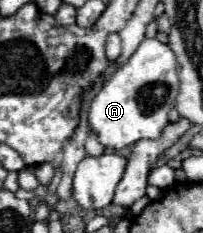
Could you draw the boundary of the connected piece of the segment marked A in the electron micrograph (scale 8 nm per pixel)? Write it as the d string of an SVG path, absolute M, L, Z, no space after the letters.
M145 38L135 54L121 64L101 86L101 90L95 94L95 98L89 104L87 112L87 126L93 134L97 134L99 144L103 144L109 150L123 150L137 140L143 138L159 138L163 128L167 126L167 114L175 106L175 98L179 94L179 78L177 78L177 62L175 54L167 44L161 44L157 38Z

